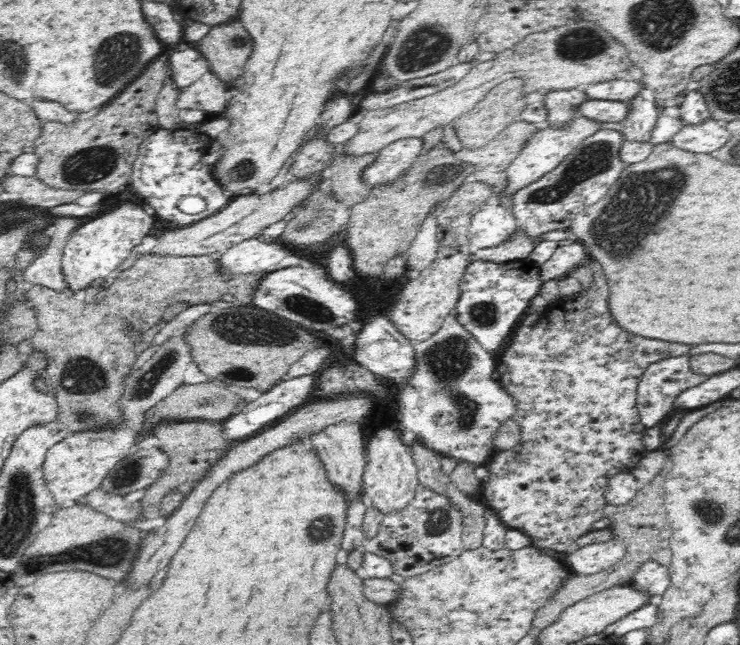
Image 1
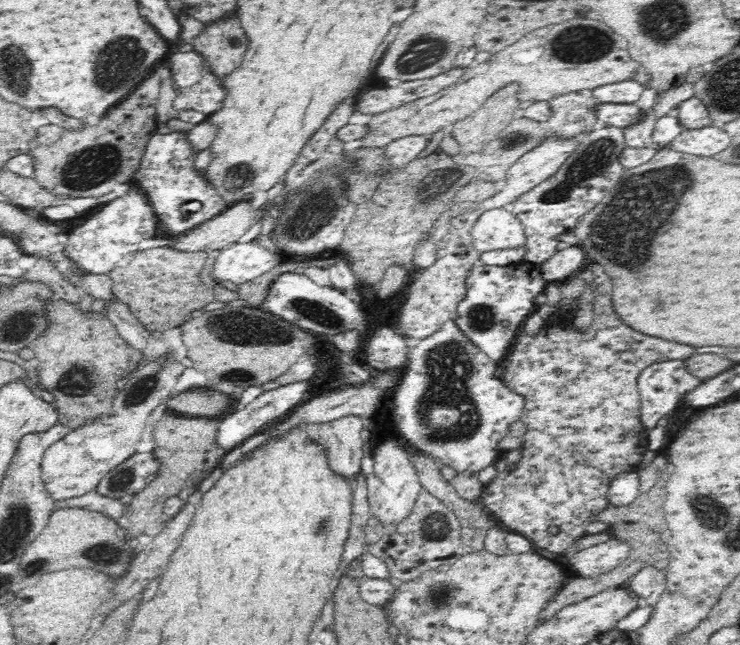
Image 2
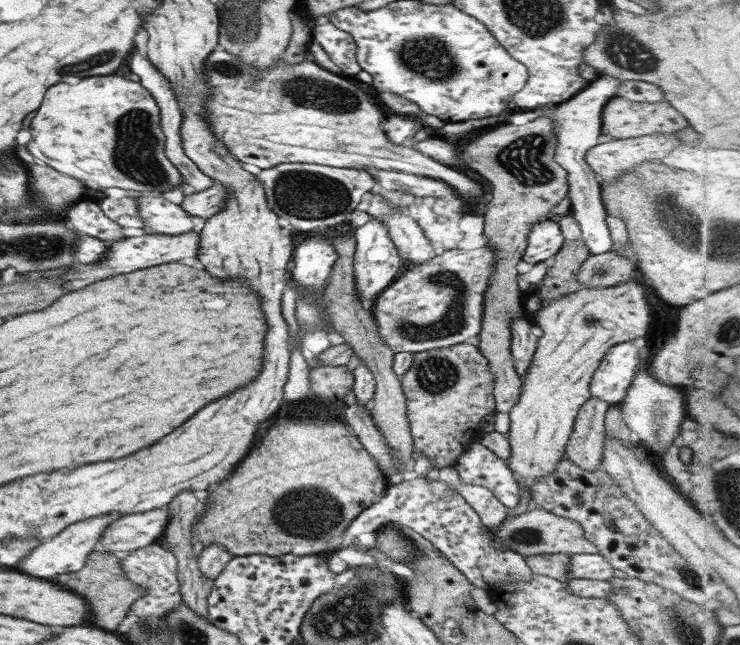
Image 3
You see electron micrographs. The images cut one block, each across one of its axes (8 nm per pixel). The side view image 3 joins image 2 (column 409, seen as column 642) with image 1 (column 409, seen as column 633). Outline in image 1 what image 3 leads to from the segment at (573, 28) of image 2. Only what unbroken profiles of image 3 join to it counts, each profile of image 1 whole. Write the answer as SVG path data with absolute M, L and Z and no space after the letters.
M578 17L560 28L529 34L513 48L496 53L495 58L491 60L477 61L470 68L470 72L452 87L421 99L397 104L388 110L376 109L366 112L357 124L358 132L352 140L337 146L338 152L360 157L379 153L388 144L401 139L421 139L421 136L433 128L444 127L469 112L491 88L508 79L524 79L525 94L541 92L545 96L548 91L584 89L602 81L614 80L617 72L629 70L632 63L623 44L612 40L612 36L608 32L602 32L602 28L598 28L594 22Z

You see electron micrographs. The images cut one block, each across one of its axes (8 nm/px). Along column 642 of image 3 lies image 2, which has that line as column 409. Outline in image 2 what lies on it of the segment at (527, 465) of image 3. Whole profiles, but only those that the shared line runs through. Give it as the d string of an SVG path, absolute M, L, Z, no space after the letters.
M442 240L437 244L442 252L437 254L437 260L426 269L419 271L410 279L410 284L404 288L406 301L401 306L398 320L393 324L405 336L424 340L435 333L447 320L453 320L457 306L466 298L466 284L468 272L474 264L479 264L476 250L470 246L454 244L450 240Z

